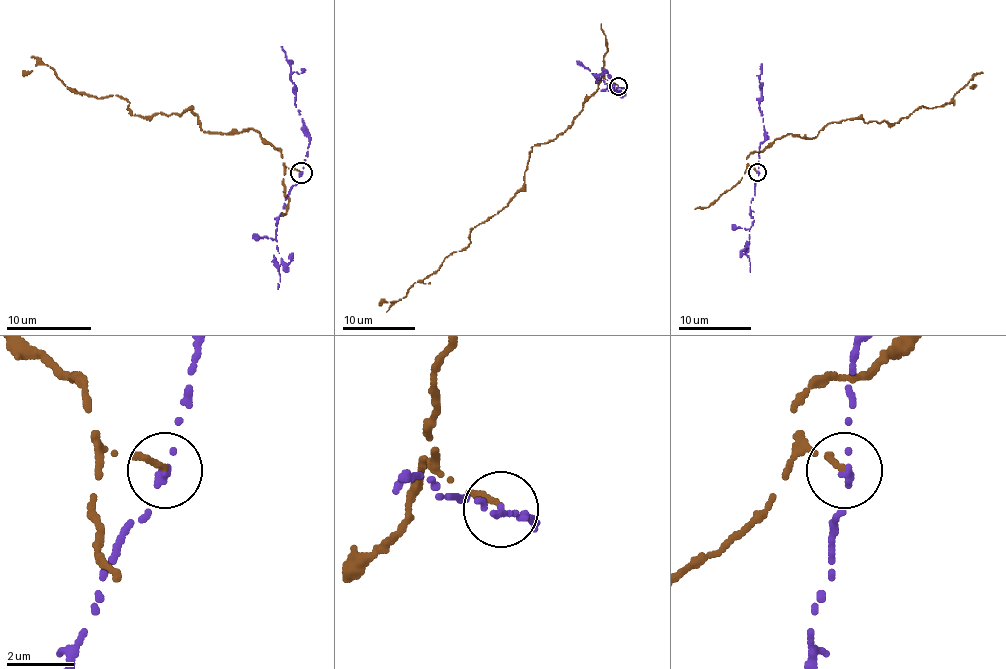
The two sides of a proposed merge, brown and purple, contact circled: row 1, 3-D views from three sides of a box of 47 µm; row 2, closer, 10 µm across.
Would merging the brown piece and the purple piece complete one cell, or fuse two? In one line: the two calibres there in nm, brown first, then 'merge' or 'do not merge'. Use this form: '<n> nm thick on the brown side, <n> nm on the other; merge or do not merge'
180 nm thick on the brown side, 240 nm on the other; do not merge

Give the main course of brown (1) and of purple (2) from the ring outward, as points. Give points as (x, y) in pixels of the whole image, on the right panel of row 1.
1: (757, 172), (746, 159), (788, 134), (897, 123), (973, 88)
2: (757, 172), (759, 147), (764, 132), (759, 78), (762, 63)

